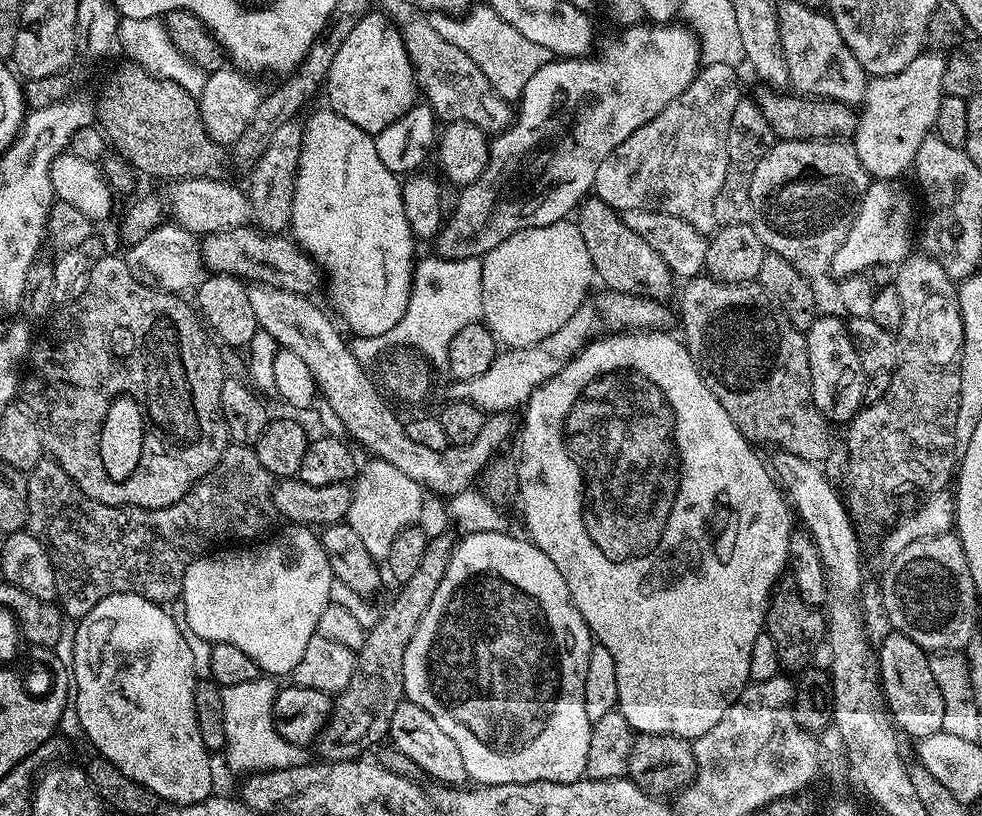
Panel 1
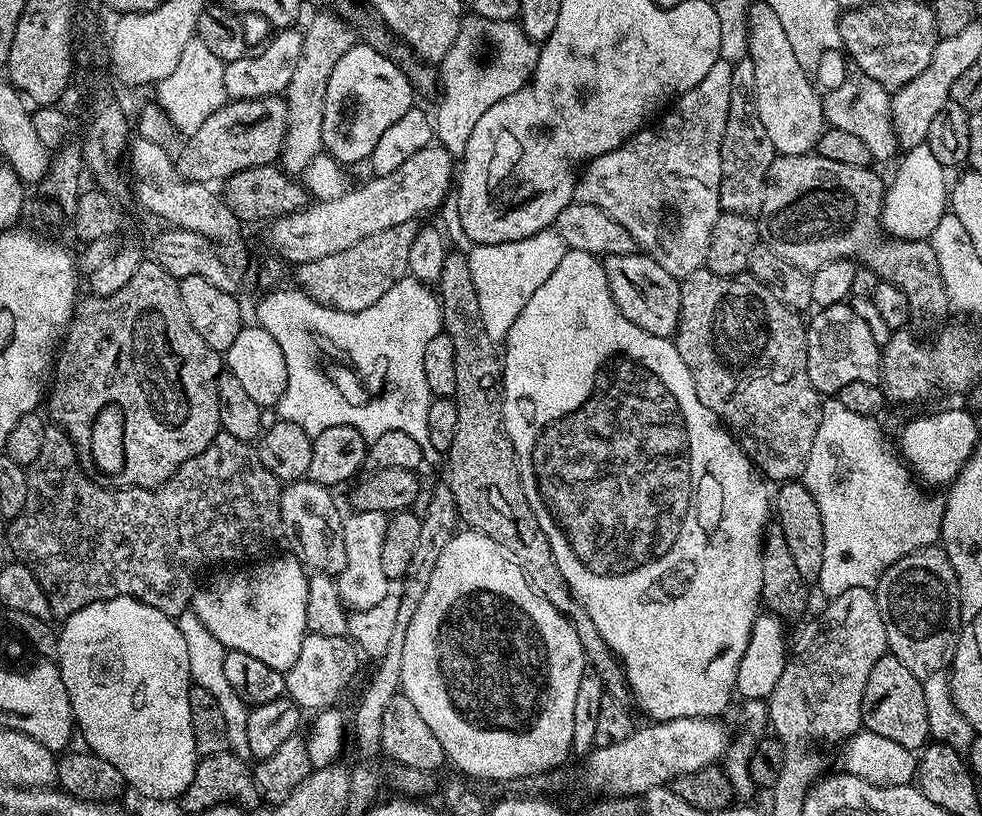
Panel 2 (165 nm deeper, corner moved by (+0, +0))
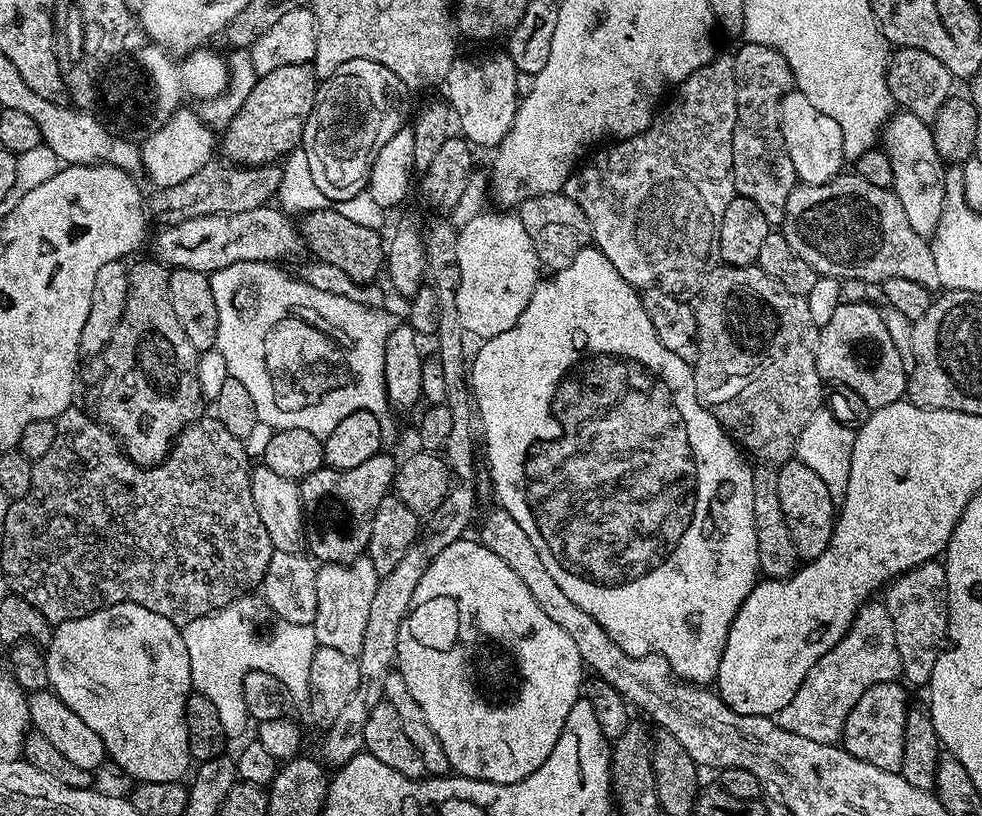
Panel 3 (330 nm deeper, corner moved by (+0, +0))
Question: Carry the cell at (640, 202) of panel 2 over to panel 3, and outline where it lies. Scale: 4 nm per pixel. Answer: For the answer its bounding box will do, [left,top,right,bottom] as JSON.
[562,54,736,298]

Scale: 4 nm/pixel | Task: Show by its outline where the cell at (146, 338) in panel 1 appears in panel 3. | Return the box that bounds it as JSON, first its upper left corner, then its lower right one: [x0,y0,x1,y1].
[94,258,204,468]

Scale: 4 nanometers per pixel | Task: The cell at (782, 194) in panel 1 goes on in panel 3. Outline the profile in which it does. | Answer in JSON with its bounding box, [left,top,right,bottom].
[782,174,940,290]

